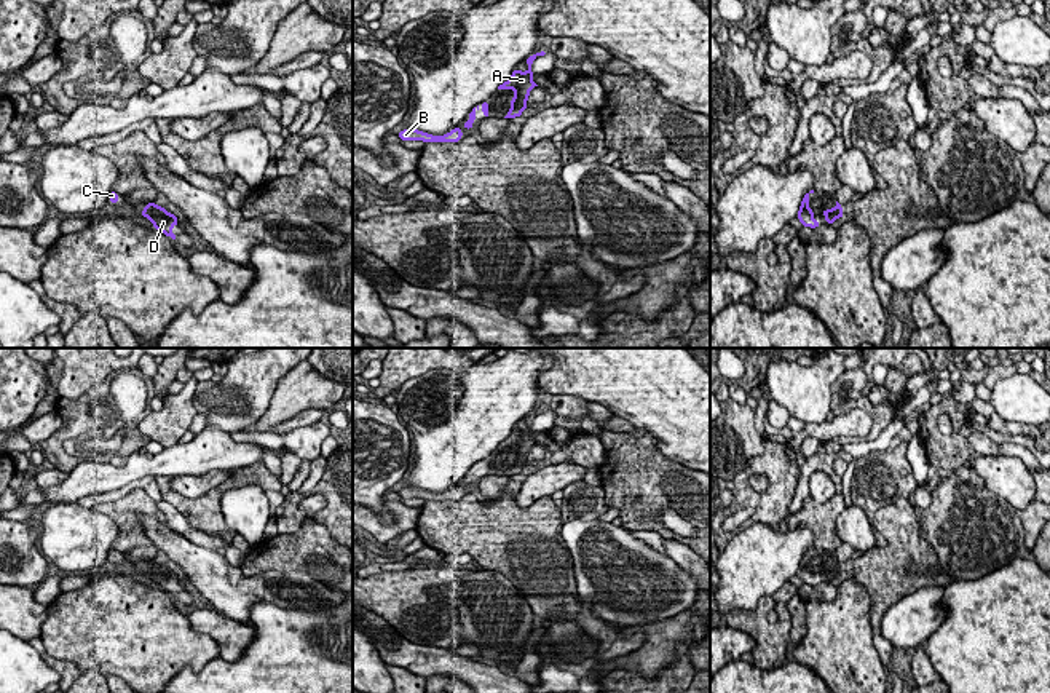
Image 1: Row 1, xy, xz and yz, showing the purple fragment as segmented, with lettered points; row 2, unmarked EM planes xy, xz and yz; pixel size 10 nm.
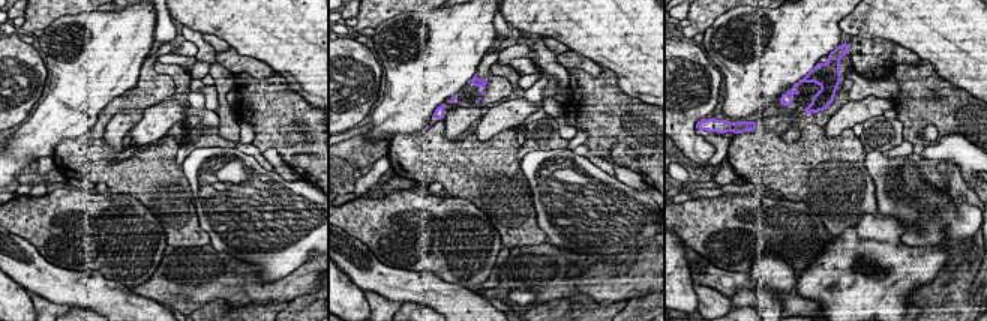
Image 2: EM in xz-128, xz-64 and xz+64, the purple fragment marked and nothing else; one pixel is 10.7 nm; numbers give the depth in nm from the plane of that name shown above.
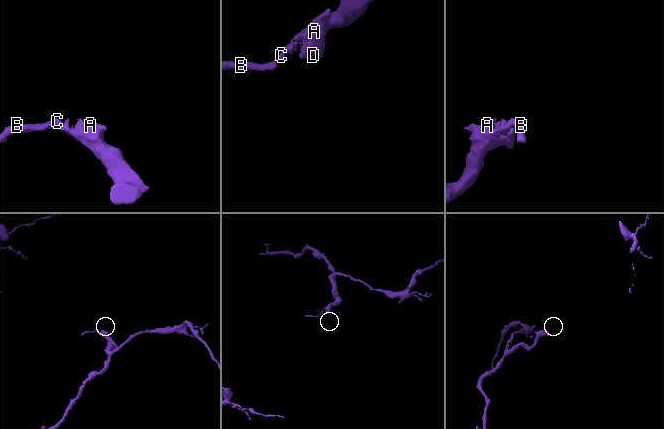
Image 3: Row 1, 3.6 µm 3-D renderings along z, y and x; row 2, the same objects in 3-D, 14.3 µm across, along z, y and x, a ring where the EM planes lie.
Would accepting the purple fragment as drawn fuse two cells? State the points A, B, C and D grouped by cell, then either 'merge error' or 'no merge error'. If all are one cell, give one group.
groups A B C D; no merge error

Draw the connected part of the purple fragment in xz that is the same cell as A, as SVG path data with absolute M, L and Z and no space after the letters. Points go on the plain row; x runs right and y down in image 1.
M536 410L527 415L528 428L520 430L519 426L514 426L512 433L509 434L507 439L498 444L498 447L512 447L514 455L511 457L511 466L504 476L512 477L515 474L522 474L522 469L528 465L527 458L530 453L530 449L538 444L531 434L535 433L531 430L531 422L538 414L544 414L546 410Z

